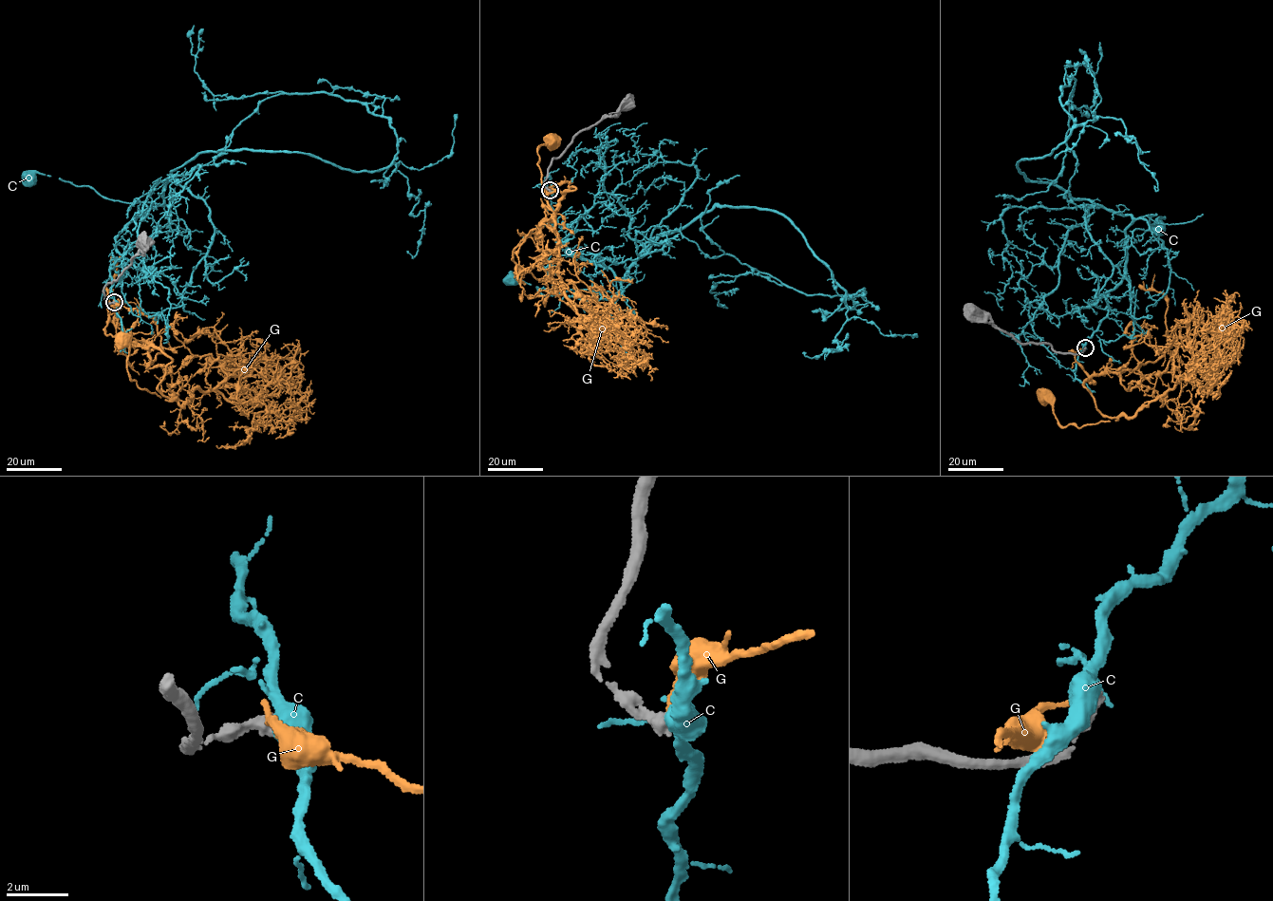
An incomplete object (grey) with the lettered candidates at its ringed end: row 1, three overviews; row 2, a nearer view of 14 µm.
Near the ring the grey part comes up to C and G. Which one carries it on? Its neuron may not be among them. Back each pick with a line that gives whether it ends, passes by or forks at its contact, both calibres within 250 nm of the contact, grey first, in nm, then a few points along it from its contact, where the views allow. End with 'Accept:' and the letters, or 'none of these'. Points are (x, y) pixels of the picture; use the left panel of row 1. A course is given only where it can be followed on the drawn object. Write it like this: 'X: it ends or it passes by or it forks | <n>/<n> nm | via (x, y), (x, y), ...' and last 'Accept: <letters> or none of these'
Accept: none of these

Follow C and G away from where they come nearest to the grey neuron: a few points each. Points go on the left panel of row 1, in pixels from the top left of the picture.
C: (114, 302), (109, 267), (123, 256), (115, 235), (166, 204), (114, 201), (88, 186), (39, 173), (29, 178)
G: (113, 302), (138, 309), (134, 345), (157, 347), (172, 359), (160, 396), (130, 380), (129, 347), (122, 341)

